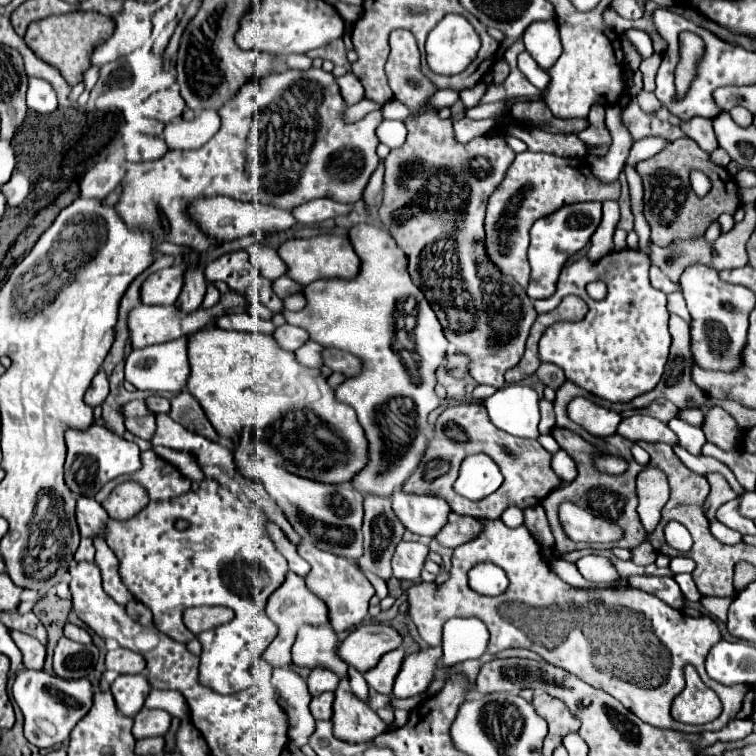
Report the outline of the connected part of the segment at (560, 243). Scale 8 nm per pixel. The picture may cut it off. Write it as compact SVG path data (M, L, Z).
M577 202L577 204L563 206L561 210L549 214L545 218L539 218L533 224L531 246L529 246L531 280L529 280L529 288L527 288L527 294L531 300L541 300L541 298L553 296L563 264L569 260L569 256L579 252L589 242L589 238L597 230L599 222L601 222L601 202Z

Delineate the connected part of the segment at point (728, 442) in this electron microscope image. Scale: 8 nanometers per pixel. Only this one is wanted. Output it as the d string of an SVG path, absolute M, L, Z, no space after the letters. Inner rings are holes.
M711 408L705 414L703 432L707 440L717 444L721 450L735 450L741 442L741 428L723 408Z

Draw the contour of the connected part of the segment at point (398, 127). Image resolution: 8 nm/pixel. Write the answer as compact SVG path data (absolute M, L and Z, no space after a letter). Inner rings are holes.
M383 120L377 128L377 138L381 144L389 146L389 148L399 148L405 144L405 124L399 120Z

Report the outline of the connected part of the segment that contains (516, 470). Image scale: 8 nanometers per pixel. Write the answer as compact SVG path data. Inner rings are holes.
M463 404L445 410L437 418L435 436L431 438L425 450L423 462L419 462L415 474L411 474L409 480L403 484L403 490L405 494L427 494L427 496L445 498L451 510L457 514L467 514L475 518L499 518L507 506L517 506L517 508L537 506L547 494L559 488L561 480L555 476L549 464L551 464L551 454L537 440L523 440L495 428L483 404ZM479 452L495 460L505 480L503 486L497 492L489 494L485 500L471 502L459 498L459 494L453 492L453 478L455 478L453 474L457 474L459 464L465 456L479 454Z

